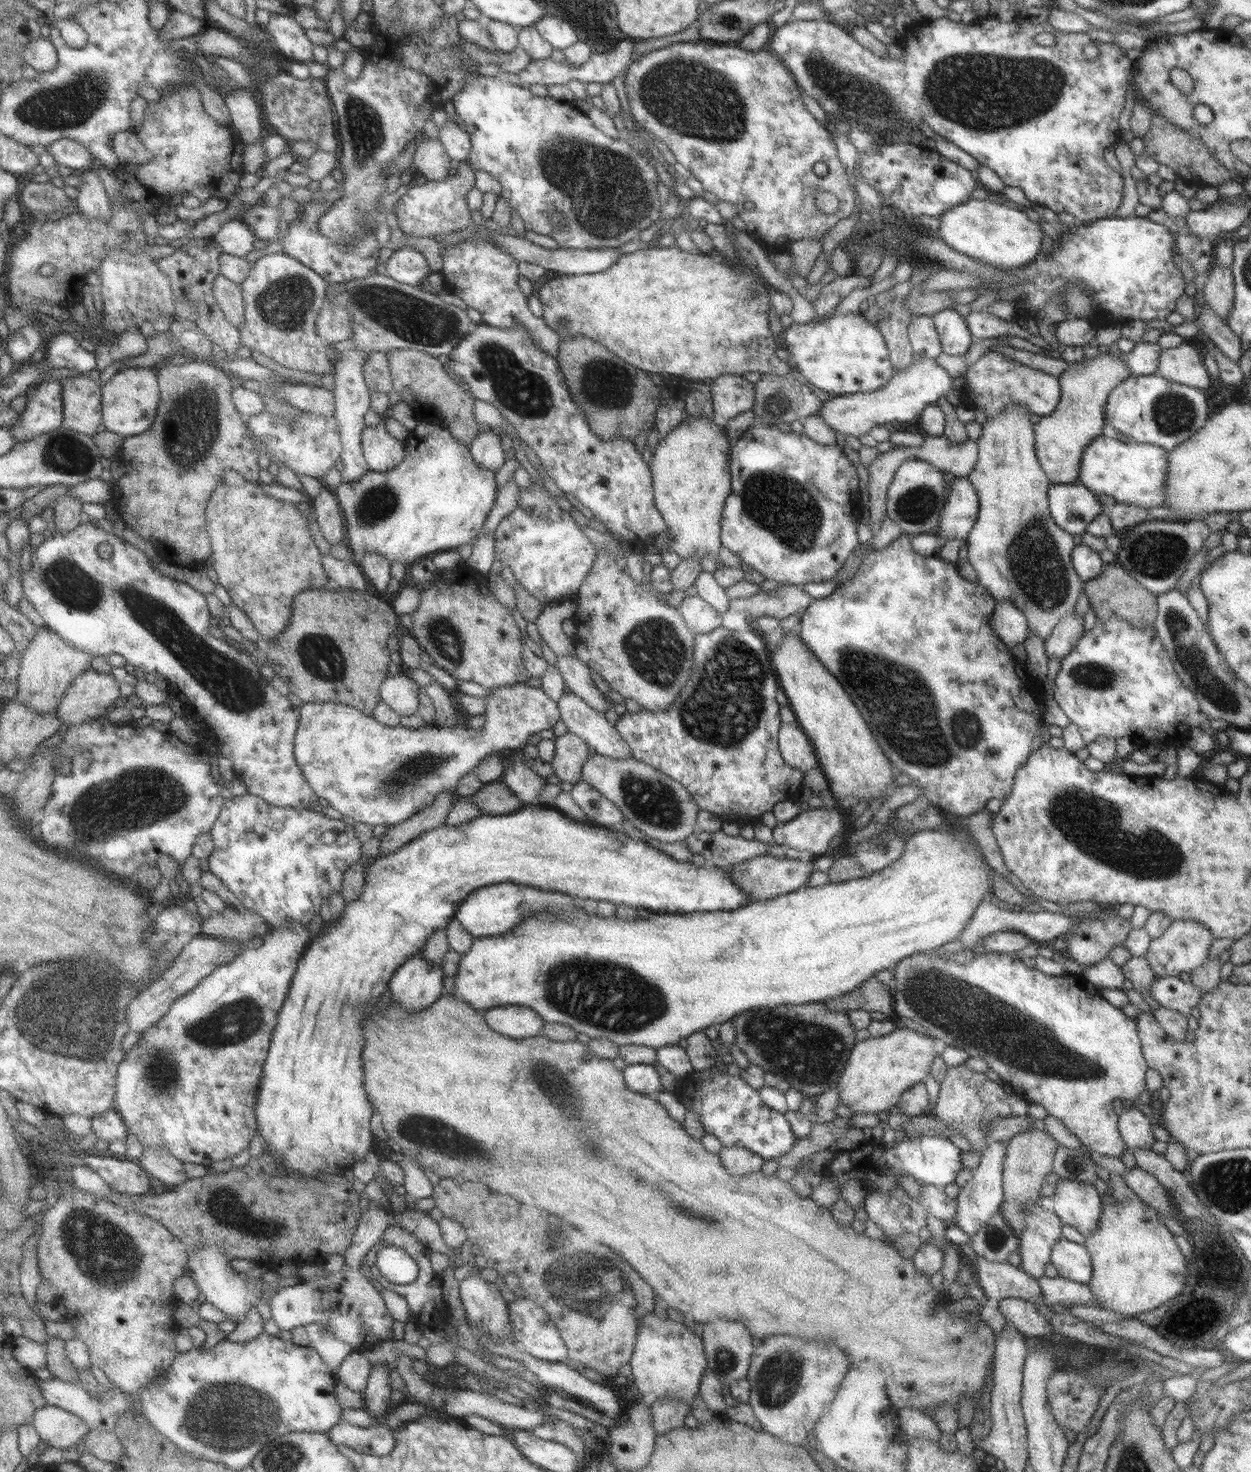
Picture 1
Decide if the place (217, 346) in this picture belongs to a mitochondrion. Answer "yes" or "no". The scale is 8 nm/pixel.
no

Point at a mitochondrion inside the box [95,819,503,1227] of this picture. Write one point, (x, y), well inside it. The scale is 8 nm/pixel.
(233, 1024)

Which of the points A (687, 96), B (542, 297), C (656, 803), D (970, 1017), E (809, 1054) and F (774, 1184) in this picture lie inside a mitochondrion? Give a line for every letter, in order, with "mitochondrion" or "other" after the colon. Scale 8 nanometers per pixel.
A: mitochondrion
B: other
C: mitochondrion
D: mitochondrion
E: mitochondrion
F: other

